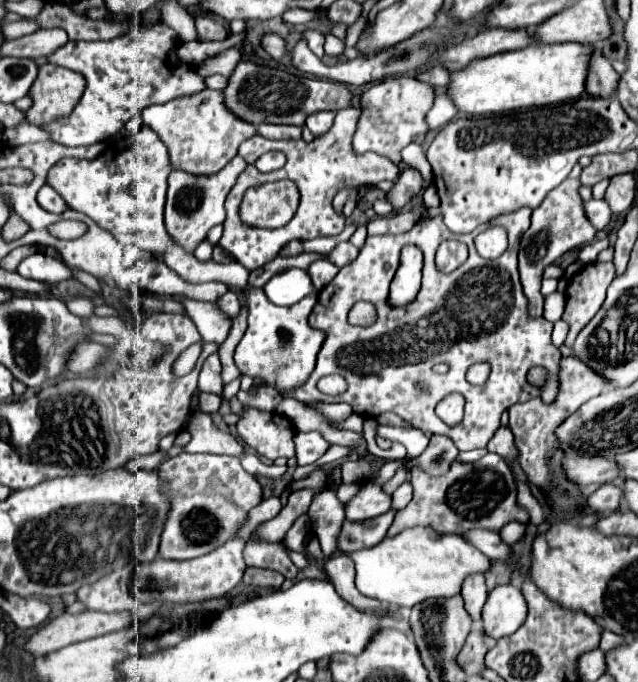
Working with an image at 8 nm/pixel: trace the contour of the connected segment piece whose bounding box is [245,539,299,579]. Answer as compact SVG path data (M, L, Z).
M257 539L249 541L245 547L245 563L251 567L279 571L285 579L293 579L299 573L281 543L263 543Z

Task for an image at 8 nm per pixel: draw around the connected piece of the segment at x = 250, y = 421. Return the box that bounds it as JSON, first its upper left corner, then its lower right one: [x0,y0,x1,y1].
[237,409,295,461]

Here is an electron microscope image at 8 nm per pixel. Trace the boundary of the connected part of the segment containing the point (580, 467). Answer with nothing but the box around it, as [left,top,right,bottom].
[563,455,619,485]

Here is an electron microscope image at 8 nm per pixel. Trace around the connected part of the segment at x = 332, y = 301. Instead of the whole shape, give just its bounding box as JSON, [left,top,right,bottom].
[293,207,561,451]

